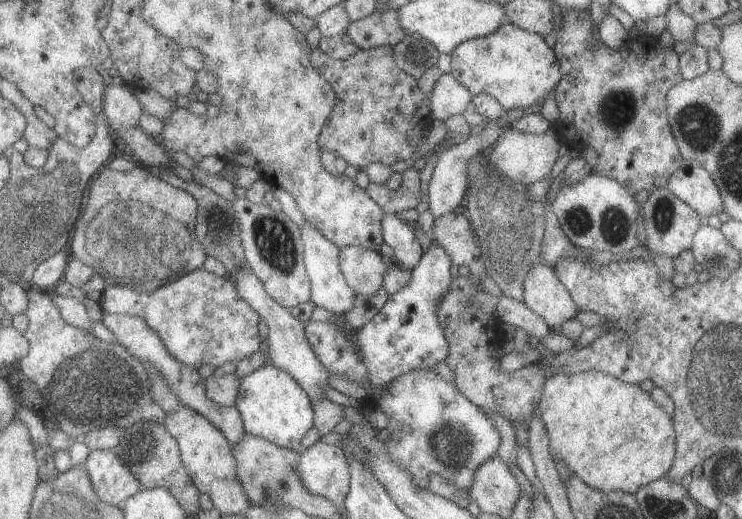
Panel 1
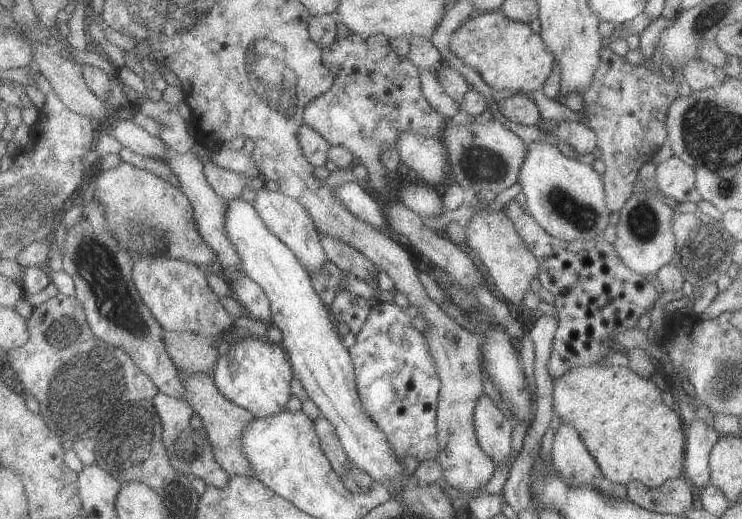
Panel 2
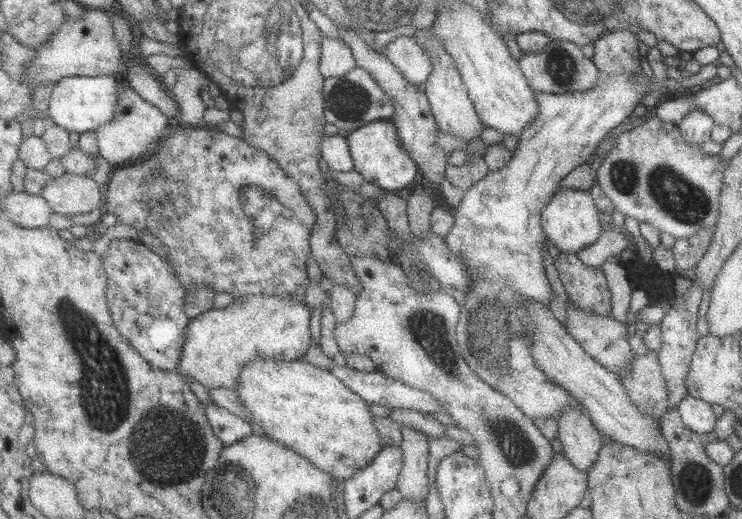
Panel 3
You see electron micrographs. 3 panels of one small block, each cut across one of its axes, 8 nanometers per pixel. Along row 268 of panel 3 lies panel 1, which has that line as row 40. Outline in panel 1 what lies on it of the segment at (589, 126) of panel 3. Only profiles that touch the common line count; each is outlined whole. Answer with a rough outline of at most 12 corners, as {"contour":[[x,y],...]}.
{"contour":[[510,22],[452,52],[452,76],[506,110],[562,80],[553,48]]}

